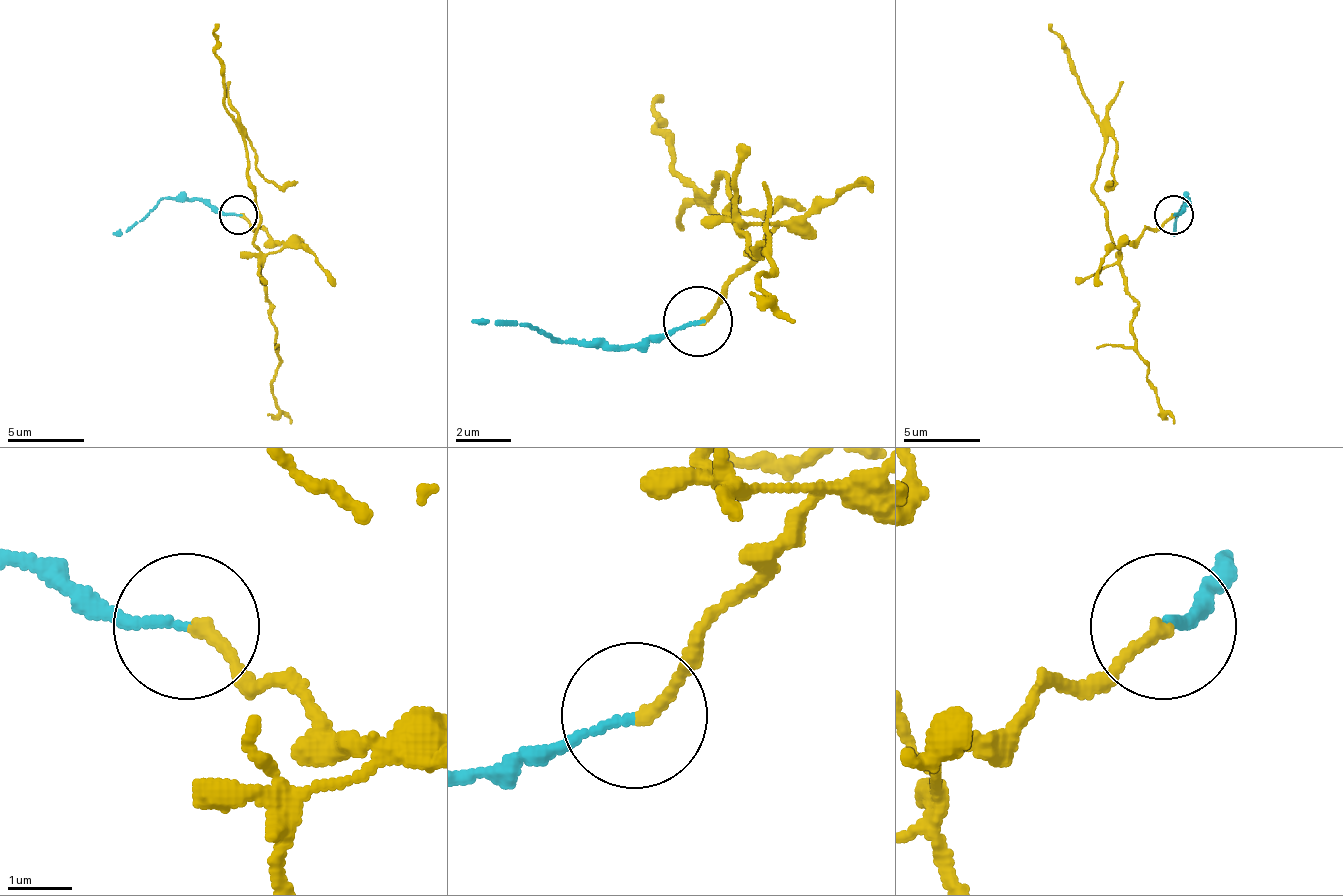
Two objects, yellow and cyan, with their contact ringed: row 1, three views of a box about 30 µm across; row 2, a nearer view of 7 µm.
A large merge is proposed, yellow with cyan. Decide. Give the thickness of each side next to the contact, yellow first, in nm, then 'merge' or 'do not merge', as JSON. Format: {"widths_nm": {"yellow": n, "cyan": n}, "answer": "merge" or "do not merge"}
{"widths_nm": {"yellow": 190, "cyan": 110}, "answer": "do not merge"}

